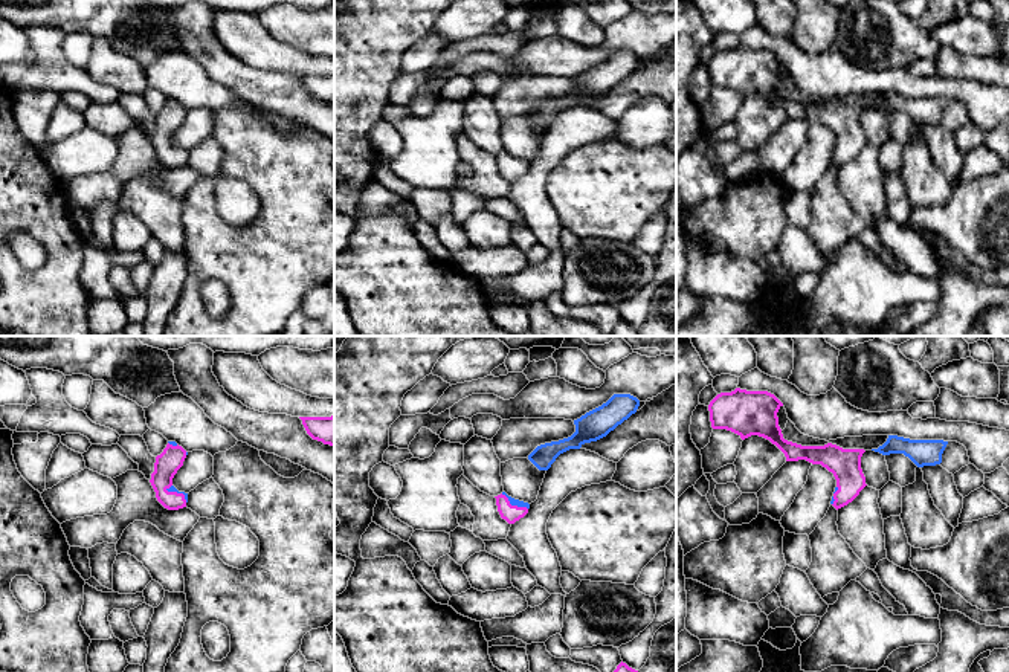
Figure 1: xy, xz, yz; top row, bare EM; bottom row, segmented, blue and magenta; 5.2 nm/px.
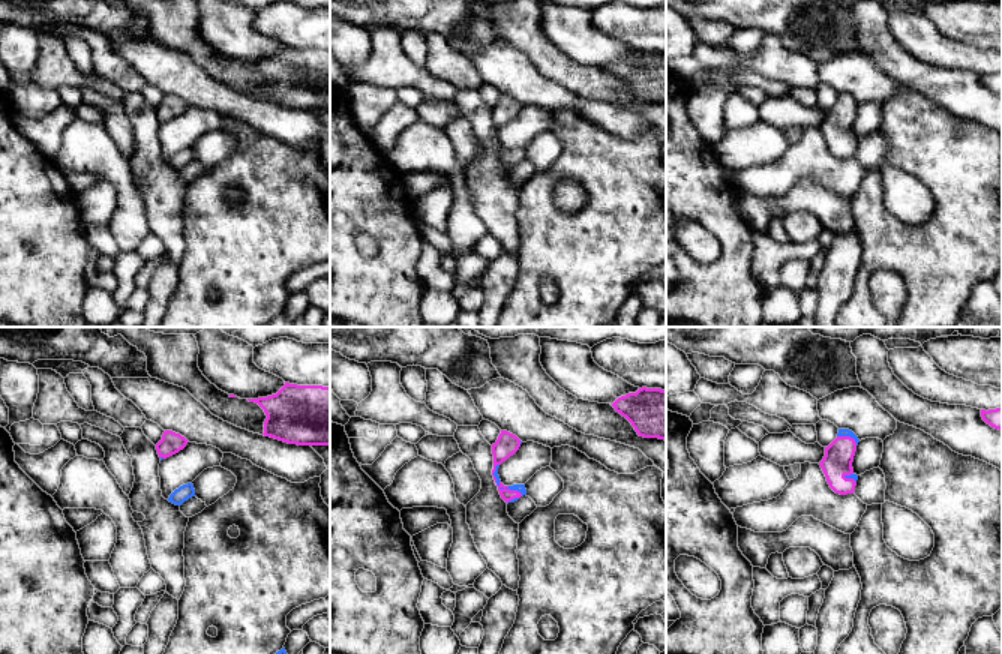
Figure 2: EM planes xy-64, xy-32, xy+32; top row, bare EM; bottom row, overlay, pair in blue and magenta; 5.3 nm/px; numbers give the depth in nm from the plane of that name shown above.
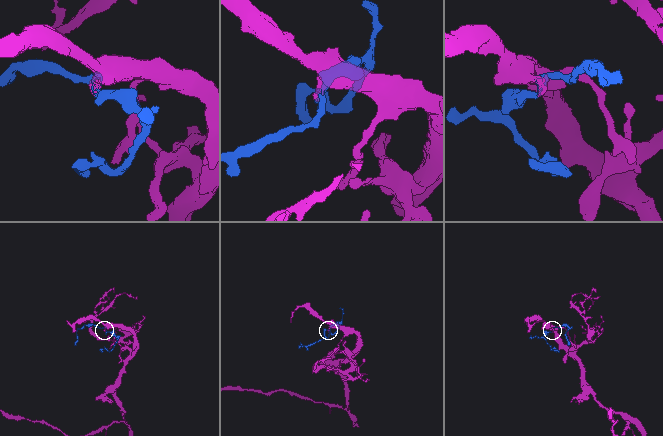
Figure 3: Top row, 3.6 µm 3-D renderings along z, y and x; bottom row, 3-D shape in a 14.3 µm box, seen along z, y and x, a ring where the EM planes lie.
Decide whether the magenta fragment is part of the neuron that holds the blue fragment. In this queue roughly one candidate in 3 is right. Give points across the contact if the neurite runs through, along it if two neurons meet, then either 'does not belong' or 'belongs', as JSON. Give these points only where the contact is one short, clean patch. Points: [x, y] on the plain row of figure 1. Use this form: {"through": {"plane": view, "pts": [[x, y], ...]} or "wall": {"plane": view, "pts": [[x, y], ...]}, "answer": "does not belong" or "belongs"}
{"through": {"plane": "xz", "pts": [[513, 159], [513, 162], [512, 171]]}, "answer": "belongs"}

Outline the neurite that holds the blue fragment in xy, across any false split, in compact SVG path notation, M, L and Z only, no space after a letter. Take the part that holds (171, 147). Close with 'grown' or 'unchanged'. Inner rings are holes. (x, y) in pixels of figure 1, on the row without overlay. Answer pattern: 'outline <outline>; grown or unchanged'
outline M168 99L160 113L156 115L154 130L151 131L151 144L157 159L168 168L186 165L188 151L179 150L172 144L172 136L183 124L188 110L176 99Z; grown

